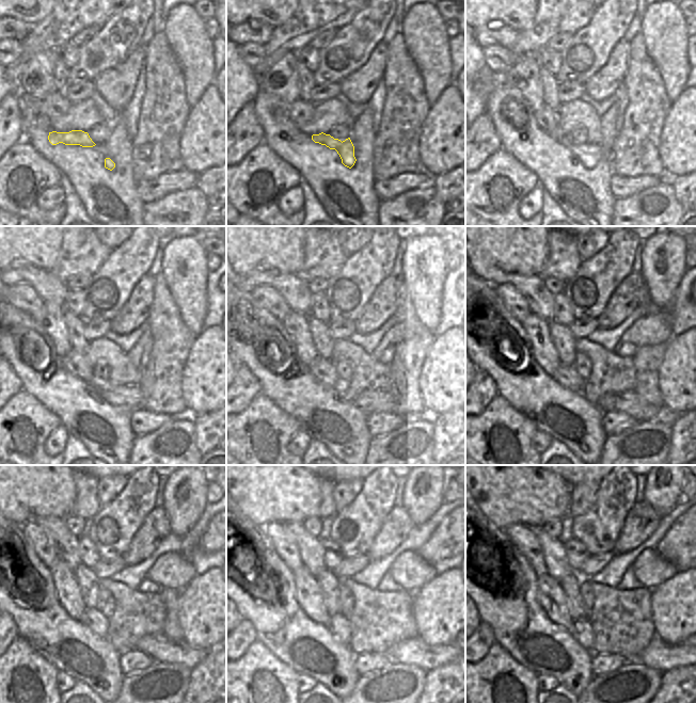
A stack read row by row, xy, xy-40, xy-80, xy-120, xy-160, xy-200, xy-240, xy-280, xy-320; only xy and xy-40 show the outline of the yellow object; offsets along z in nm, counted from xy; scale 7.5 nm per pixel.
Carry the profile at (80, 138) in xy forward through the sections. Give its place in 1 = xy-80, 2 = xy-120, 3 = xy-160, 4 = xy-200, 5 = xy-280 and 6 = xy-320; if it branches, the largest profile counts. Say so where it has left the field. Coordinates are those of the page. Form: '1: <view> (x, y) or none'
1: xy-80 (589, 155)
2: xy-120 (132, 396)
3: xy-160 (379, 399)
4: xy-200 (629, 402)
5: xy-280 (415, 652)
6: xy-320 (659, 655)

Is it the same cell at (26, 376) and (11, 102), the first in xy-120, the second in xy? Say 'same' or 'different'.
different

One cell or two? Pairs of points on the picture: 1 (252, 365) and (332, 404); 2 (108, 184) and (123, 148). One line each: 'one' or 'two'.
1: one
2: one

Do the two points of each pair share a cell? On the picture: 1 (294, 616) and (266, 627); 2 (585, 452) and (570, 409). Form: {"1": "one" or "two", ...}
{"1": "one", "2": "one"}

